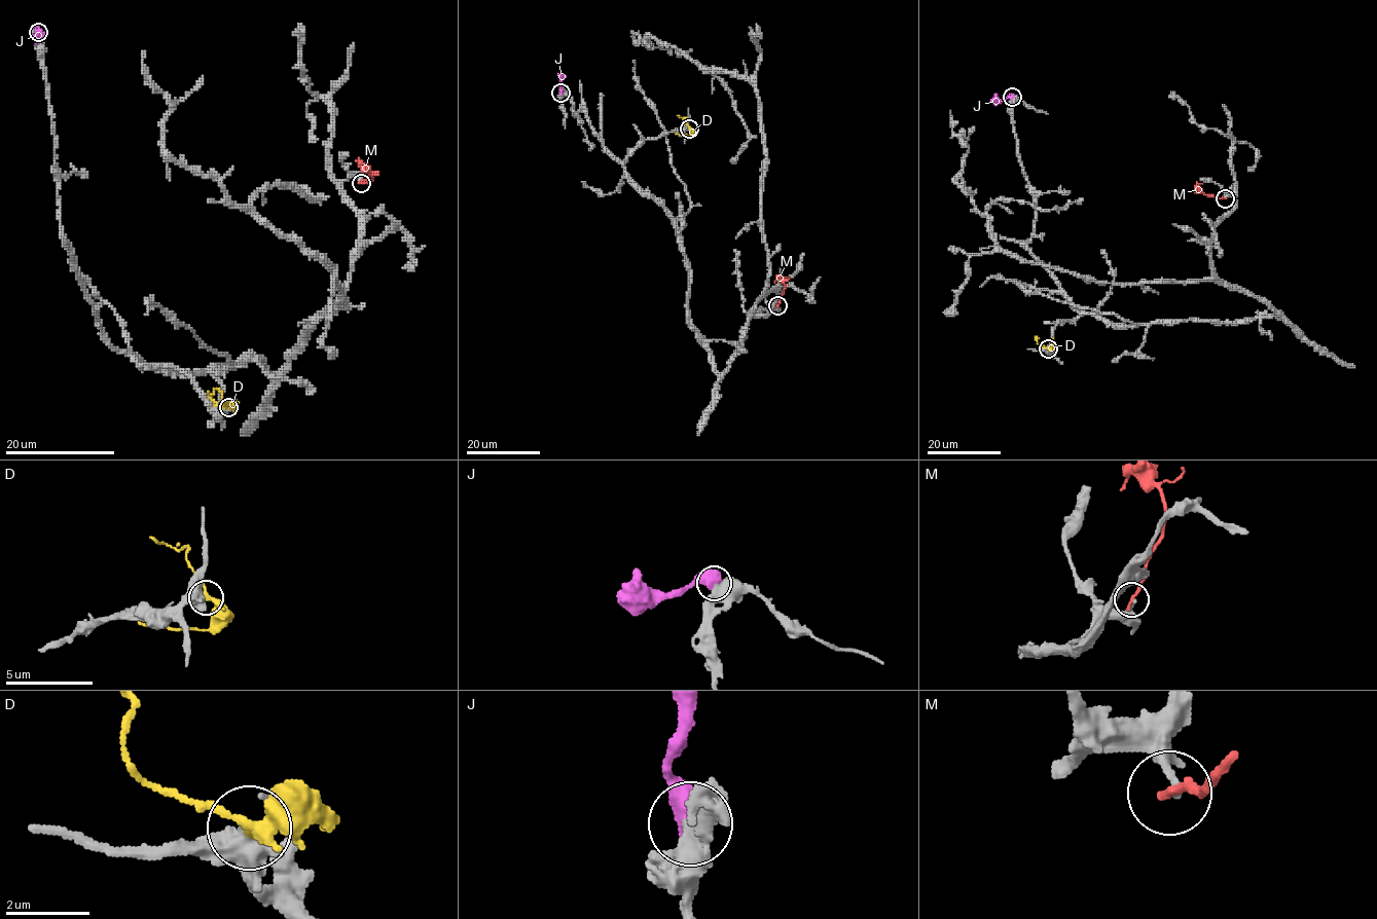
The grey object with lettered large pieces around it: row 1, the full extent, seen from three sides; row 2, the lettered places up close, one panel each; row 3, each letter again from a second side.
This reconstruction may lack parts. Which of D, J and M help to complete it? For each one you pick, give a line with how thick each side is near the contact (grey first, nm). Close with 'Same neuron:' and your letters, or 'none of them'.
Same neuron: none of them

